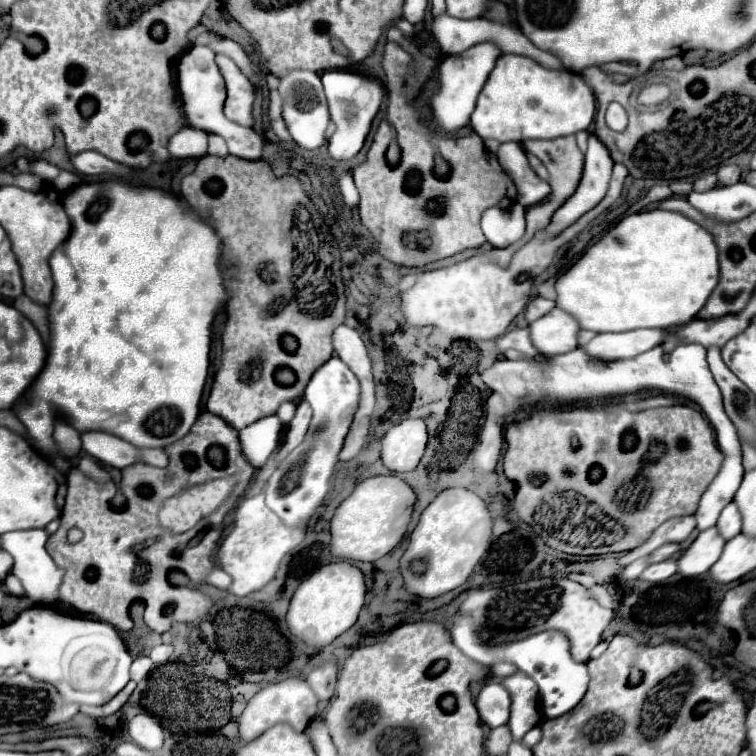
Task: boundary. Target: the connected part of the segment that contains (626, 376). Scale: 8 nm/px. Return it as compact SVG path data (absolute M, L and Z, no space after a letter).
M681 344L675 346L671 354L661 356L661 346L639 354L635 358L629 360L613 360L613 362L605 362L599 358L589 356L585 350L573 350L569 354L561 354L549 360L541 360L537 364L529 364L529 362L513 362L513 360L499 360L495 362L489 370L483 372L483 380L485 384L495 390L501 392L501 370L507 370L505 378L511 384L511 376L513 378L527 378L527 386L523 388L523 394L519 396L507 396L505 402L507 406L515 410L525 408L525 406L537 406L537 404L545 404L547 400L553 402L583 402L589 398L607 398L607 396L617 396L617 394L631 394L631 392L639 392L643 388L655 388L655 390L663 390L663 392L671 392L671 394L679 394L683 398L689 398L693 402L697 402L703 412L707 414L709 422L715 428L717 434L717 444L721 448L721 452L725 454L723 466L719 470L719 474L715 476L715 480L709 484L709 488L705 490L705 494L701 496L699 508L695 512L697 518L697 528L705 530L711 528L721 510L733 500L741 478L743 478L743 466L741 466L741 444L737 438L737 428L735 424L729 420L729 416L723 410L723 400L721 400L721 392L719 386L713 380L713 374L707 366L707 352L705 348L697 346L697 344Z

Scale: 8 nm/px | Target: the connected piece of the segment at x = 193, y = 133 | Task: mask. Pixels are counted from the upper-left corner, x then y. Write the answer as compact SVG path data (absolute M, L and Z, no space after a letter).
M187 126L169 140L169 152L175 158L195 158L207 154L207 134Z

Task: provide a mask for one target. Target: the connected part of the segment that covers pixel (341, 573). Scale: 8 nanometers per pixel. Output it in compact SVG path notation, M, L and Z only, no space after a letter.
M349 562L325 564L303 580L293 594L287 612L289 634L309 646L327 646L357 622L357 616L365 606L365 596L365 578L357 566Z

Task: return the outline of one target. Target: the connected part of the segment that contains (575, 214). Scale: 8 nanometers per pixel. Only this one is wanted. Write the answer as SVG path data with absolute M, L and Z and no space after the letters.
M591 130L589 148L585 152L583 178L579 182L577 192L553 214L549 226L545 228L549 236L559 234L561 230L577 222L585 212L589 212L593 206L597 206L603 200L609 188L611 168L613 168L613 160L609 150L605 148L605 144L601 144L601 140Z

